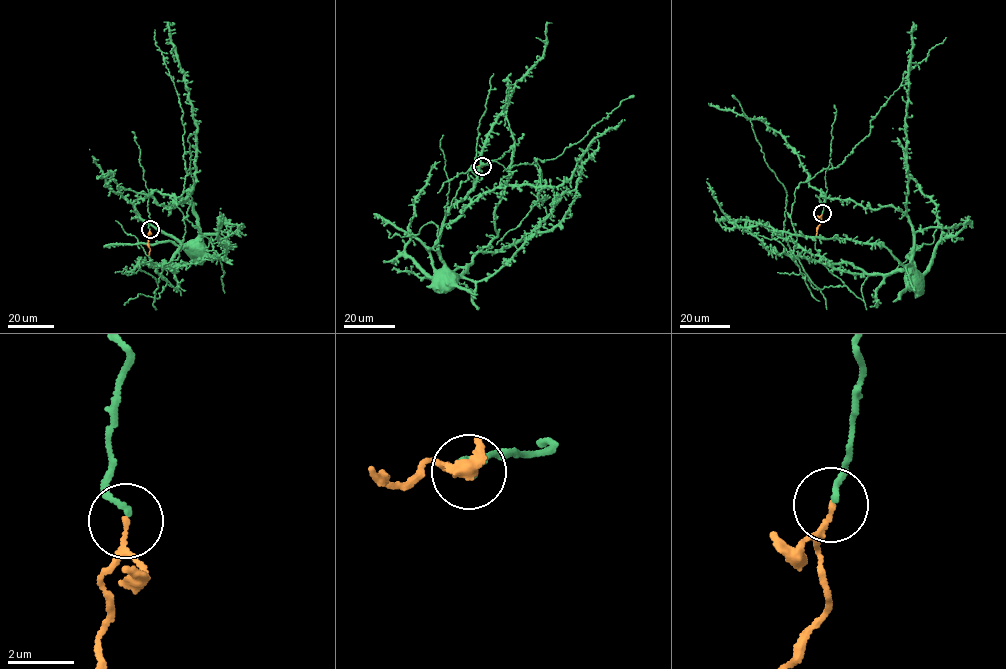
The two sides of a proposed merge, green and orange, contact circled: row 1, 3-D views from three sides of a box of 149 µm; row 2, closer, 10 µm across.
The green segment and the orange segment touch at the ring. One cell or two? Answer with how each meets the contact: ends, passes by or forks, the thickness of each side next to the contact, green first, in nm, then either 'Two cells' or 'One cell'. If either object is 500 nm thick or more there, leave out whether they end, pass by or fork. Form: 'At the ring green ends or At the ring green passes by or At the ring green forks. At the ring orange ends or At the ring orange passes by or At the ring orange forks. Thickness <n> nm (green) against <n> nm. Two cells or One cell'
At the ring green ends. At the ring orange passes by. Thickness 170 nm (green) against 100 nm. One cell

